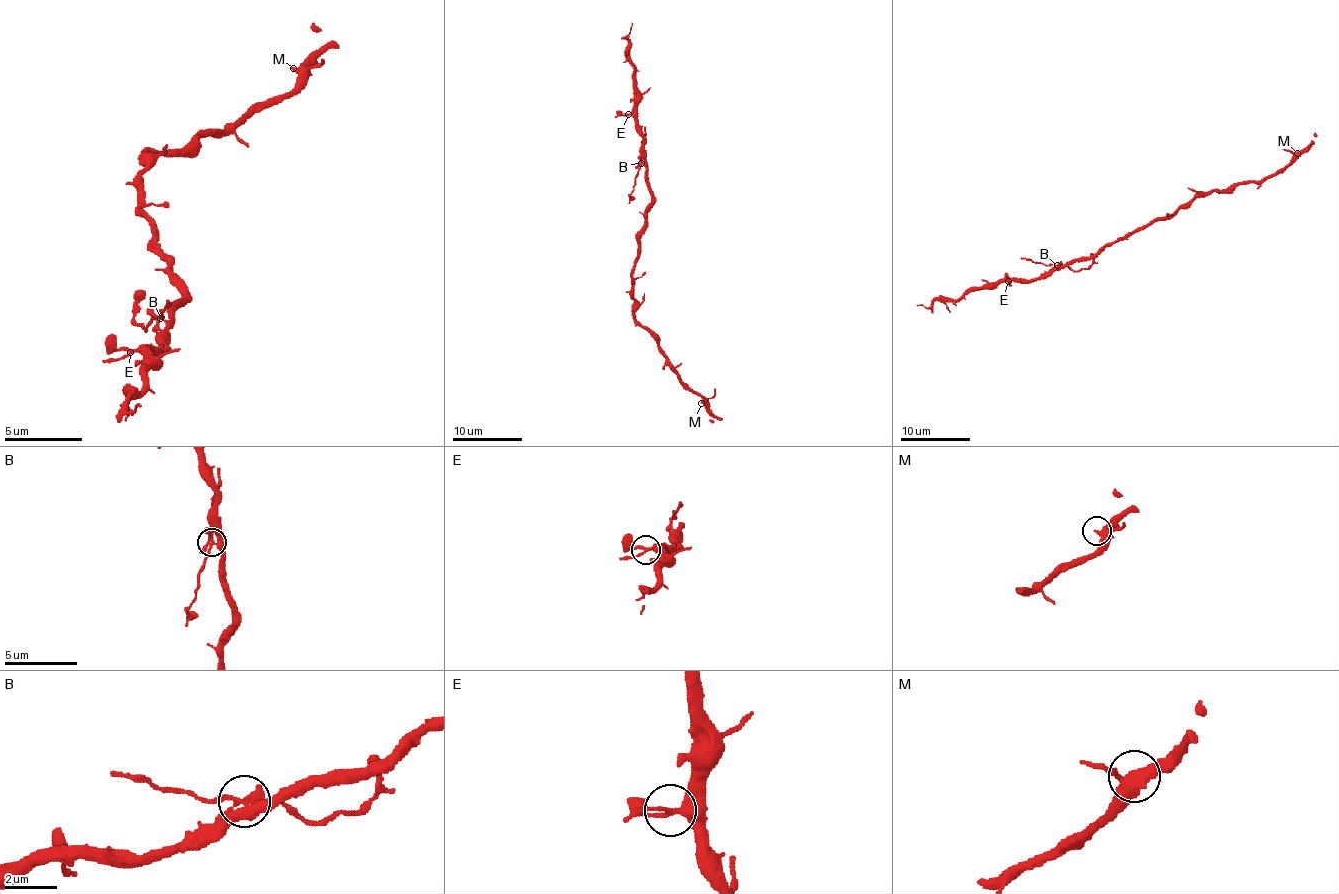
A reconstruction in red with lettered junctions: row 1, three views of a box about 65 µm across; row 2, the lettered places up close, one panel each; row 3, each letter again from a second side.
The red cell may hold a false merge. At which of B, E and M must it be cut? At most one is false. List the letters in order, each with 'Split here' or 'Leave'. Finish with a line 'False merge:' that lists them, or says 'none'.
B: Split here
E: Leave
M: Leave
False merge: B

